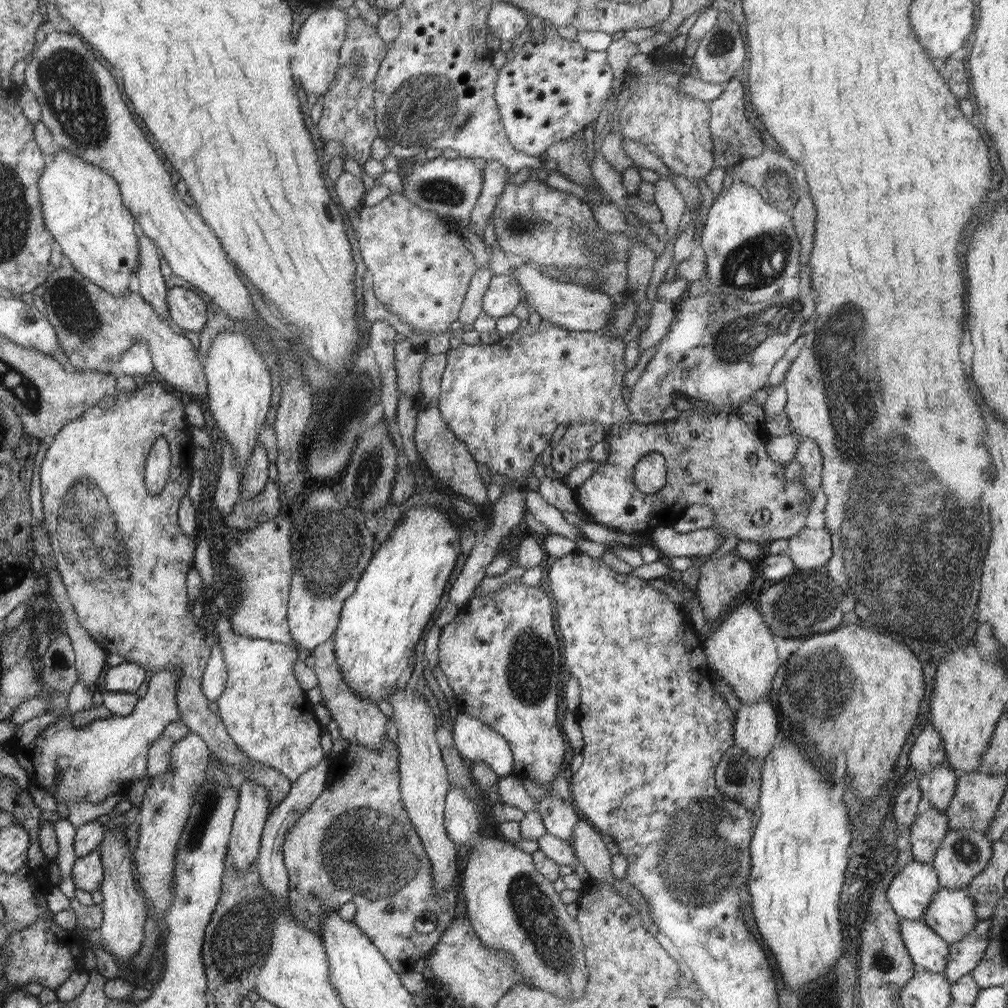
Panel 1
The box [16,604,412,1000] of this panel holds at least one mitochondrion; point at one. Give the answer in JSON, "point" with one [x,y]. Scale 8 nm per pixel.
{"point":[241,935]}

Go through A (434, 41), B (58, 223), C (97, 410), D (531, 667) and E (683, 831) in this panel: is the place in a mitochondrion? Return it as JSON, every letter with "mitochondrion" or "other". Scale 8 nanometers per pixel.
{"A":"other","B":"other","C":"other","D":"mitochondrion","E":"mitochondrion"}

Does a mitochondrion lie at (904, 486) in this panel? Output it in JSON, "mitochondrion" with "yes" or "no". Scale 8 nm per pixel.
{"mitochondrion":"yes"}

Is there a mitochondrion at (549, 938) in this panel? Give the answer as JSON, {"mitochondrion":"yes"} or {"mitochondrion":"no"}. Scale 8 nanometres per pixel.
{"mitochondrion":"yes"}

